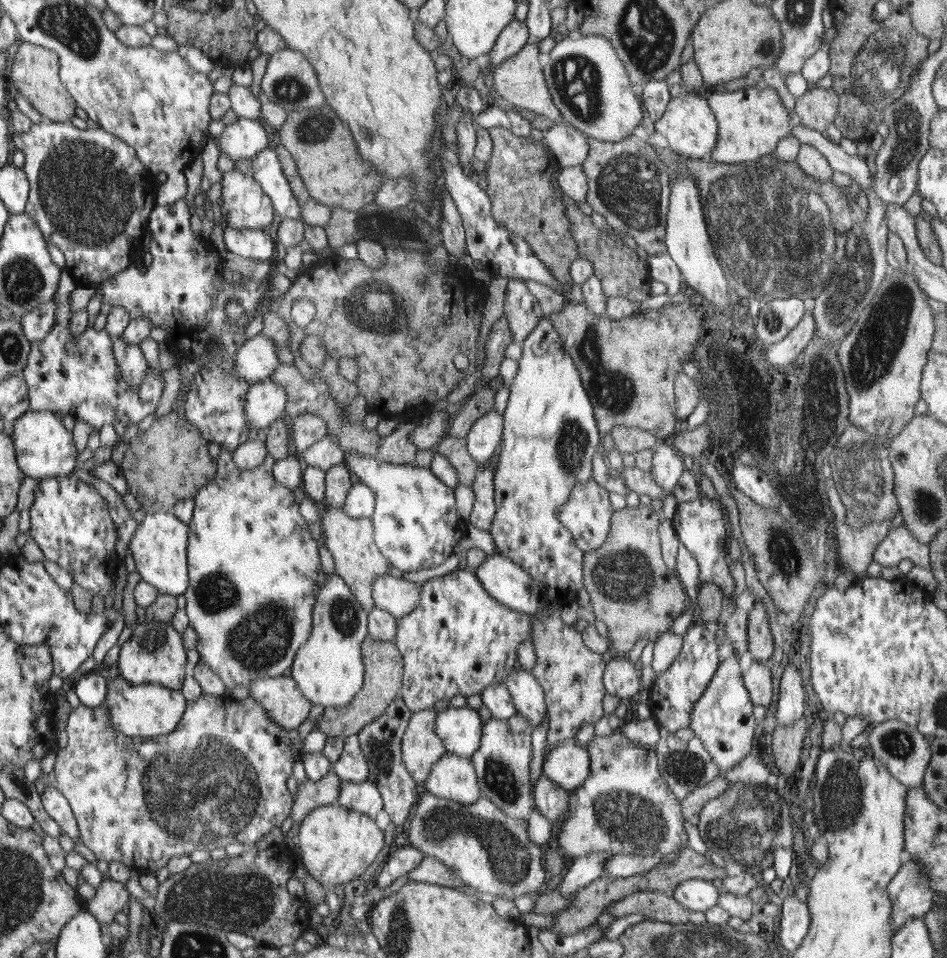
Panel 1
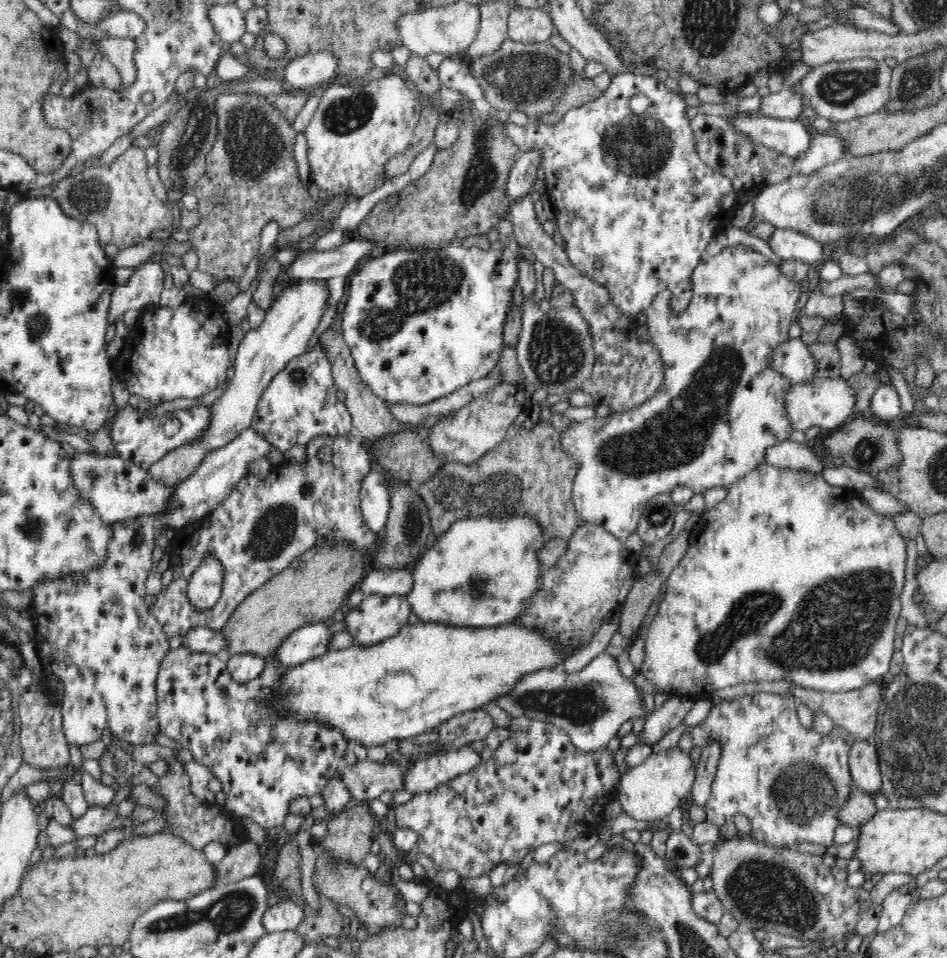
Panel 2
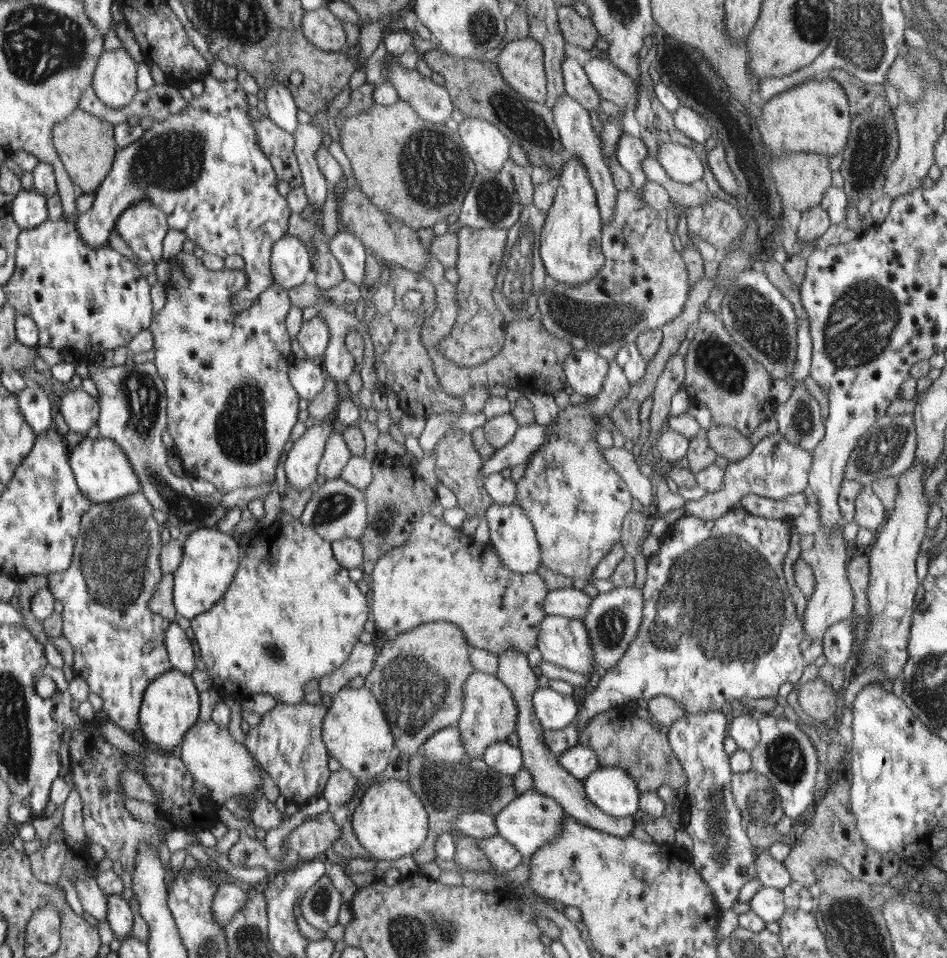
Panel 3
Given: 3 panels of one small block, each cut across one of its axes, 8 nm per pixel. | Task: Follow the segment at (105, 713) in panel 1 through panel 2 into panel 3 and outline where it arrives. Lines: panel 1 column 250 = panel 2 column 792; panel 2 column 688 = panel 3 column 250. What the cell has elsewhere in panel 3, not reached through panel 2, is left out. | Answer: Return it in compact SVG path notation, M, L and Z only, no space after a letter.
M278 702L272 710L262 715L258 725L246 733L245 746L270 775L274 784L278 785L280 795L287 802L297 805L297 802L306 802L314 796L320 796L328 784L328 752L321 737L327 712L328 707L322 703Z

